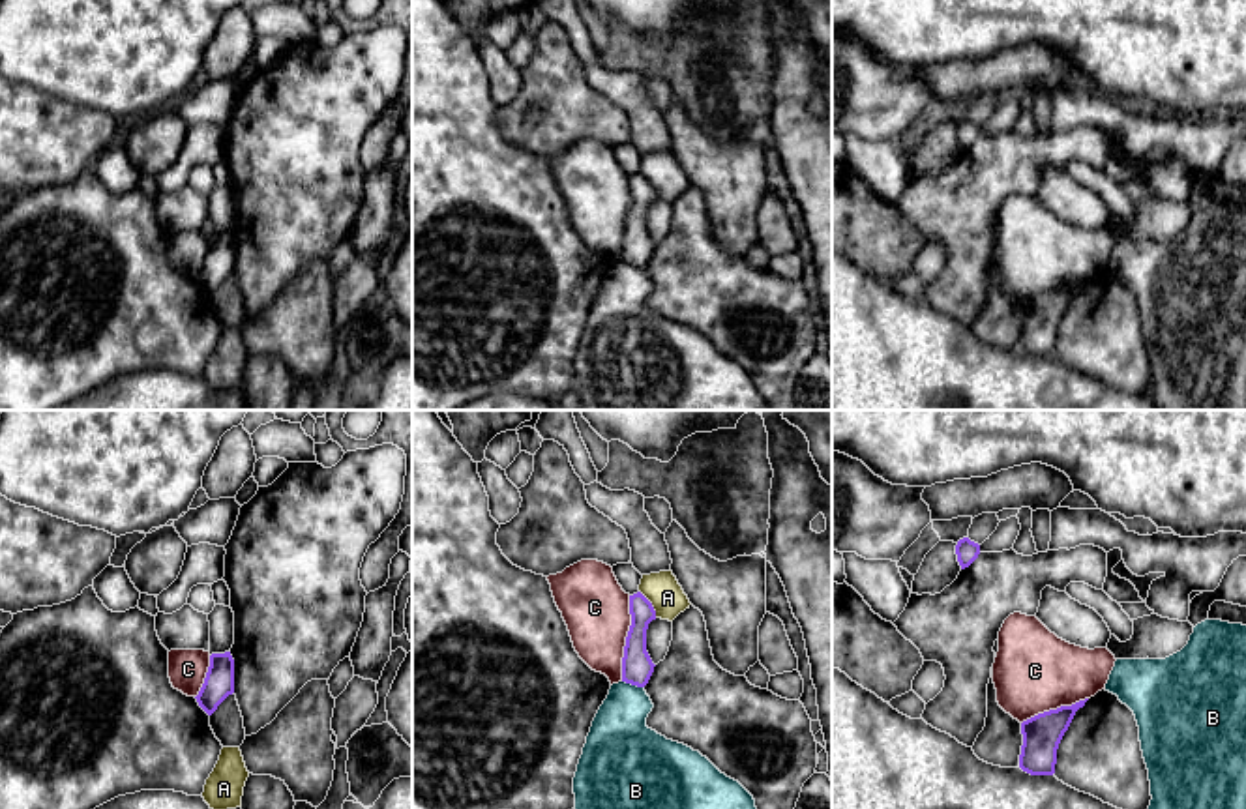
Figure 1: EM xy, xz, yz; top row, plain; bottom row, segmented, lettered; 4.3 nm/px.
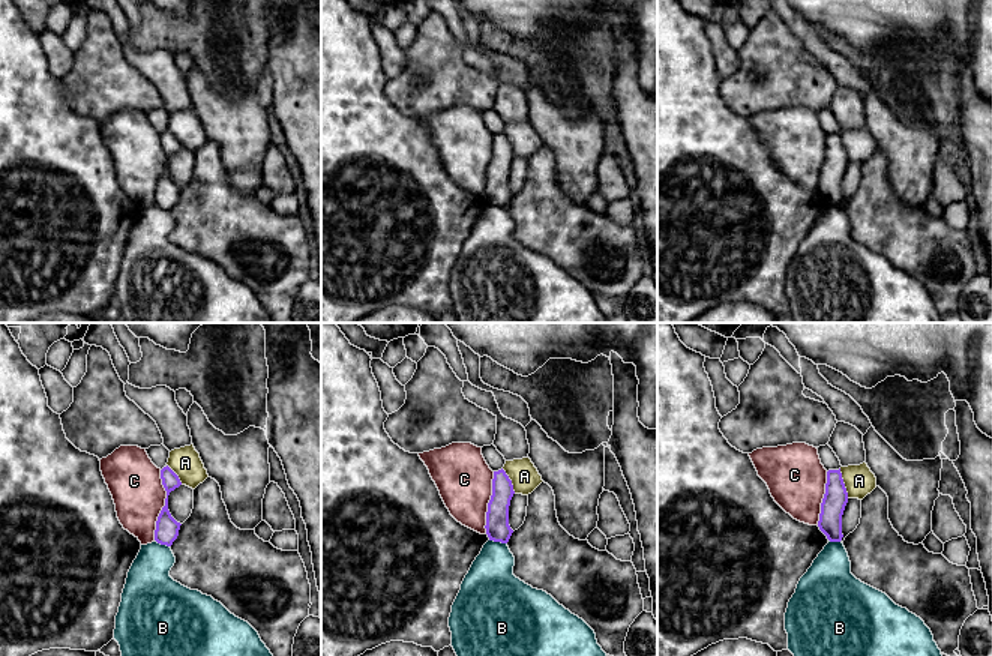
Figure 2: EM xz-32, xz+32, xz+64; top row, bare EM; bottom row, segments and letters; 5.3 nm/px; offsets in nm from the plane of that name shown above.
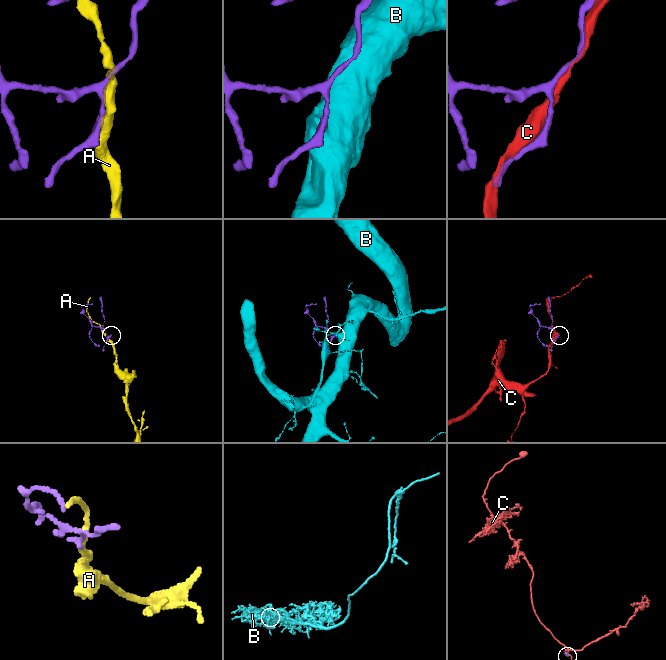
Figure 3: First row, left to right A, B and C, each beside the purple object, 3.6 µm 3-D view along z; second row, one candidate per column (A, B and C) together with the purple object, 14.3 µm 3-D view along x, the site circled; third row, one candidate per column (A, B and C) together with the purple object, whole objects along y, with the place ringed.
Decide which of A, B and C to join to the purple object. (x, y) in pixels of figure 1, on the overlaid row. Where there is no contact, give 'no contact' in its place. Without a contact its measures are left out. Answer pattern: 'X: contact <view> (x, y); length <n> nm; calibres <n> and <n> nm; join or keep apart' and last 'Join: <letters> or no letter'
A: contact xz (651, 603); length 140 nm; calibres 120 and 150 nm; keep apart
B: contact xz (634, 684); length 100 nm; calibres 140 and 260 nm; keep apart
C: contact xz (626, 639); length 380 nm; calibres 140 and 280 nm; keep apart
Join: no letter

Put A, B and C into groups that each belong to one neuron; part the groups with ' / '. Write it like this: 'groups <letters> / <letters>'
groups A / B / C

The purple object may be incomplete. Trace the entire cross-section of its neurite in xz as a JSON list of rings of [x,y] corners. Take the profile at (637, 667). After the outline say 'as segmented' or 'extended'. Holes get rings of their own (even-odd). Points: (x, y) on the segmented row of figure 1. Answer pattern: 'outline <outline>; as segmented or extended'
outline [[[641,594],[630,596],[631,625],[626,637],[622,657],[622,682],[645,687],[654,672],[654,663],[646,652],[646,629],[656,620],[652,603]]]; as segmented

